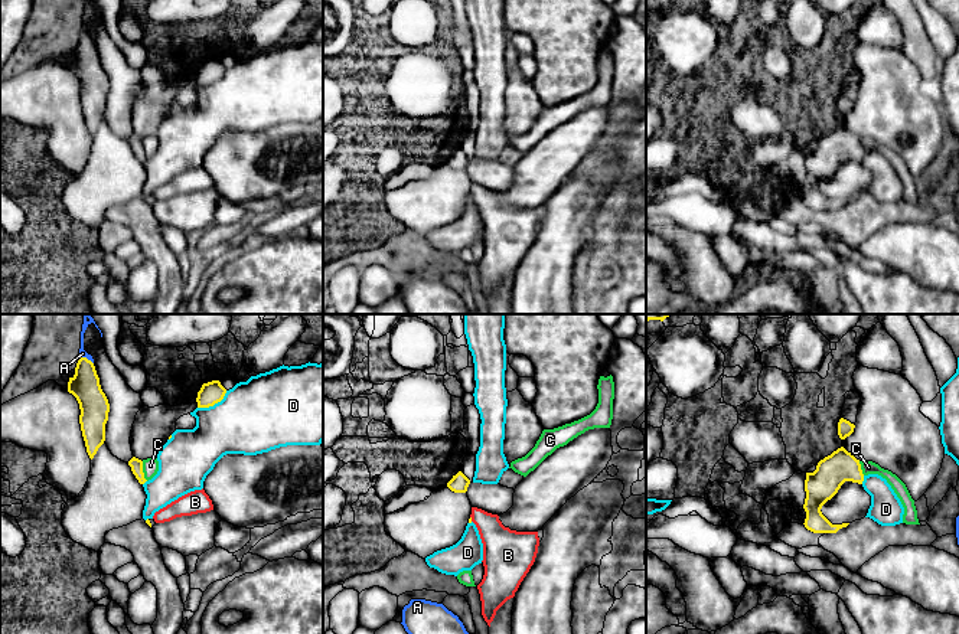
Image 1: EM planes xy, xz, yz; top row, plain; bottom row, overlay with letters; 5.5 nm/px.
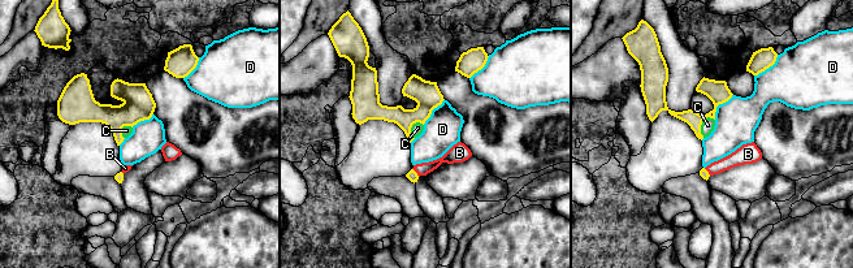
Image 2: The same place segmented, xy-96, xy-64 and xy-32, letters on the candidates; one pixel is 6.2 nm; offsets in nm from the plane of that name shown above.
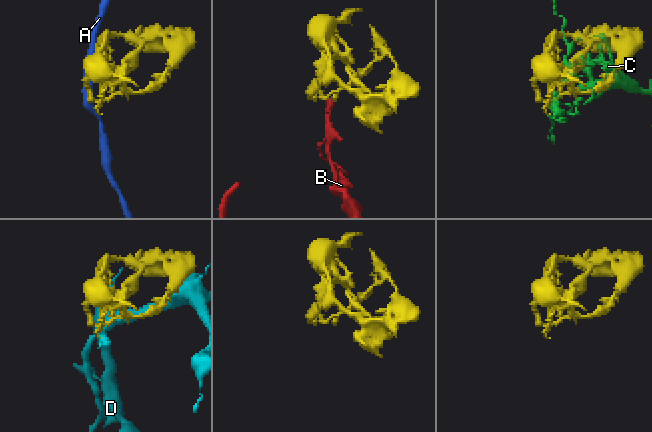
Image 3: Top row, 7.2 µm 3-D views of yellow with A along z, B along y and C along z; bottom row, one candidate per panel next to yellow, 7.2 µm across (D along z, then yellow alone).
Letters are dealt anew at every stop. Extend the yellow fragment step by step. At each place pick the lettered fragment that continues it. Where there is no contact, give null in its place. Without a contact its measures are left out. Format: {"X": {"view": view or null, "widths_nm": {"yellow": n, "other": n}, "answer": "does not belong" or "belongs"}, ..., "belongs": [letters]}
{"A": {"view": "xy", "widths_nm": {"yellow": 160, "other": 50}, "answer": "does not belong"}, "B": {"view": "xz", "widths_nm": {"yellow": 20, "other": 240}, "answer": "does not belong"}, "C": {"view": "xy", "widths_nm": {"yellow": 70, "other": 90}, "answer": "does not belong"}, "D": {"view": "xy", "widths_nm": {"yellow": 130, "other": 400}, "answer": "does not belong"}, "belongs": []}

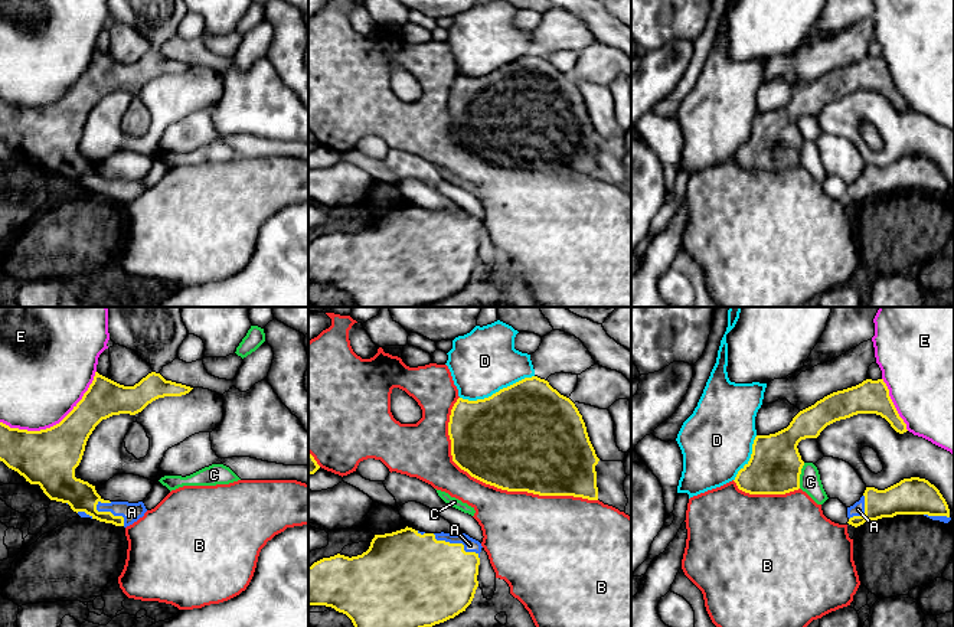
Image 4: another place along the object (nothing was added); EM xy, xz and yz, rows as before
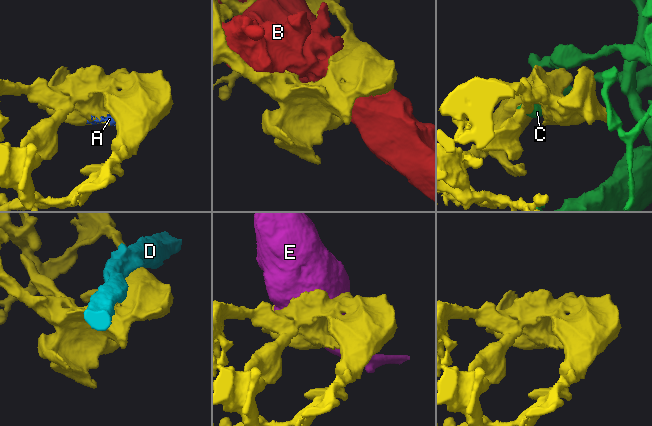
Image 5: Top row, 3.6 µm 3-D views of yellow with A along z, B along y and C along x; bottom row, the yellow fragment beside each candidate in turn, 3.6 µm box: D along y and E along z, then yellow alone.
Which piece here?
{"A": {"view": "xz", "widths_nm": {"yellow": 460, "other": 80}, "answer": "belongs"}, "B": {"view": "xz", "widths_nm": {"yellow": 500, "other": 380}, "answer": "does not belong"}, "C": {"view": "yz", "widths_nm": {"yellow": 300, "other": 120}, "answer": "does not belong"}, "D": {"view": "xz", "widths_nm": {"yellow": 500, "other": 360}, "answer": "does not belong"}, "E": {"view": "xy", "widths_nm": {"yellow": 320, "other": 460}, "answer": "does not belong"}, "belongs": ["A"]}

